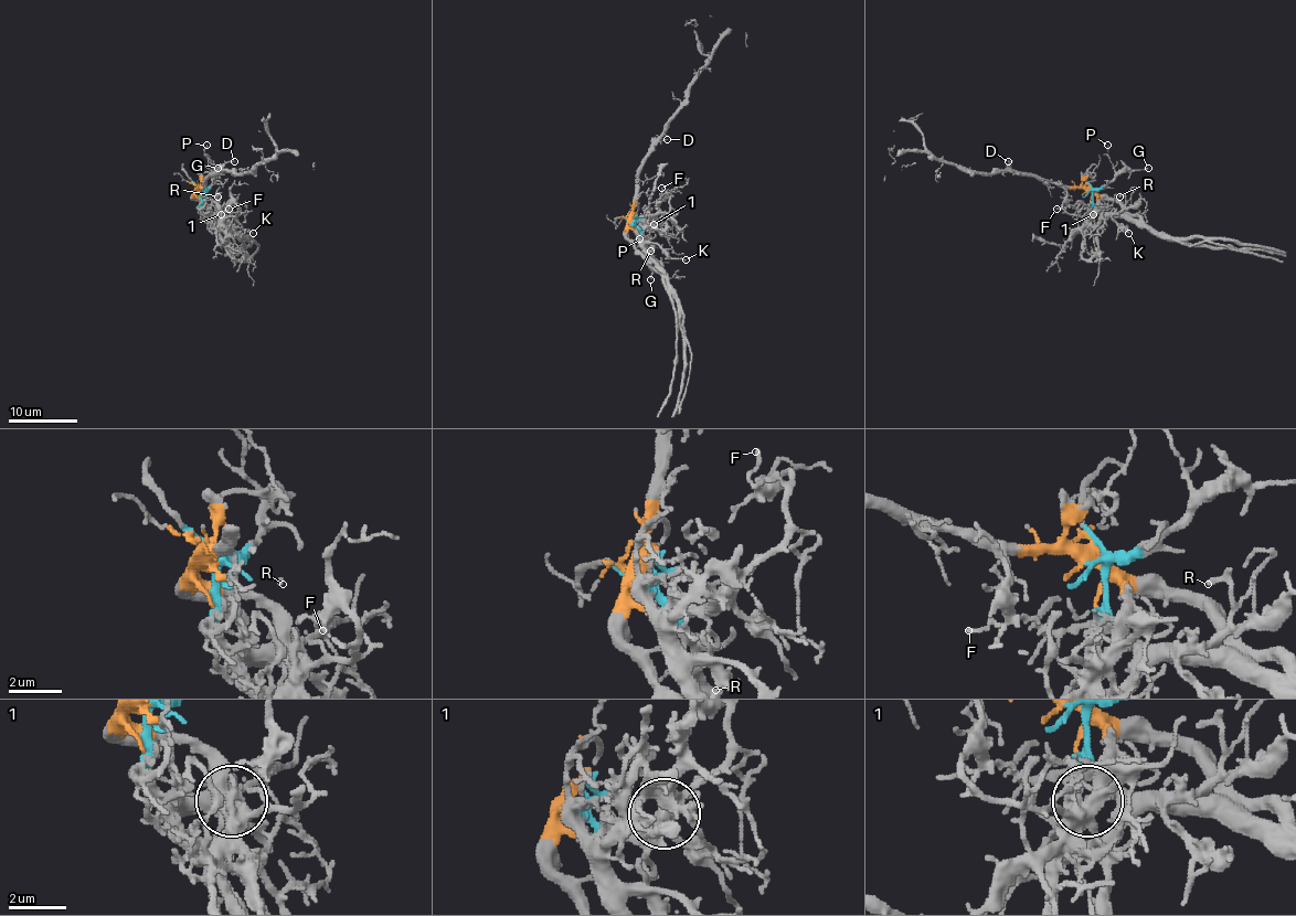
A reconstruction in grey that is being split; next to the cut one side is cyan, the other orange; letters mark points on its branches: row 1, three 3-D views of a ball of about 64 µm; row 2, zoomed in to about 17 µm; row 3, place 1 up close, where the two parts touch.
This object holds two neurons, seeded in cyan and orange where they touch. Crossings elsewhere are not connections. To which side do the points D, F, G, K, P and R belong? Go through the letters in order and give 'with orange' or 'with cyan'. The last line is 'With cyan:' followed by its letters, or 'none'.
D: with orange
F: with orange
G: with cyan
K: with cyan
P: with cyan
R: with cyan
With cyan: G, K, P, R

